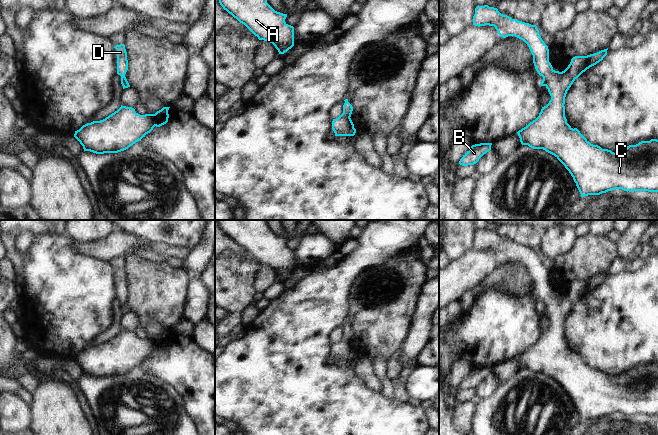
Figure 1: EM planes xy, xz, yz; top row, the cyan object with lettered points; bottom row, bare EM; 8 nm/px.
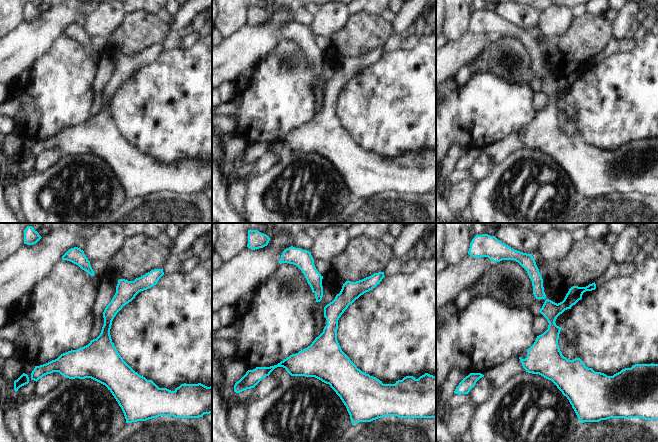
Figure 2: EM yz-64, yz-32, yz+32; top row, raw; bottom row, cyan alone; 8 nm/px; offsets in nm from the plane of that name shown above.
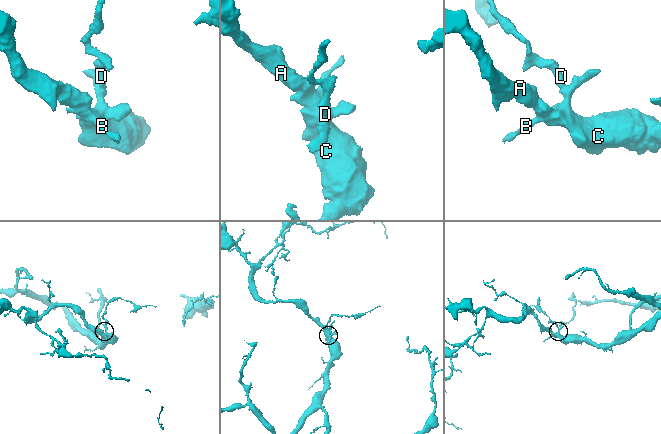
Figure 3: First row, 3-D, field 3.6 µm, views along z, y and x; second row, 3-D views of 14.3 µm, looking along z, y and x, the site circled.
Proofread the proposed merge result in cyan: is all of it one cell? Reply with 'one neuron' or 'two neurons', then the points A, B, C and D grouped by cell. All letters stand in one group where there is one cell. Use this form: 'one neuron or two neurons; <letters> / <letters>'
one neuron; A B C D

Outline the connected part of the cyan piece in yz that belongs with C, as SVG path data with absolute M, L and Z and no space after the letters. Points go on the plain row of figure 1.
M488 229L477 230L473 240L475 250L494 250L498 258L506 262L515 260L523 264L533 279L536 295L543 301L541 310L545 310L551 320L549 327L542 331L539 340L526 351L517 356L522 369L533 373L543 373L554 379L569 395L581 418L600 419L615 413L624 415L658 416L658 364L641 365L636 369L629 369L626 373L612 376L591 368L577 352L572 352L565 341L565 321L573 306L587 293L596 289L607 279L607 273L587 280L575 280L568 291L562 295L555 295L549 286L549 273L542 264L536 249L531 249L507 239L501 238L497 232Z

